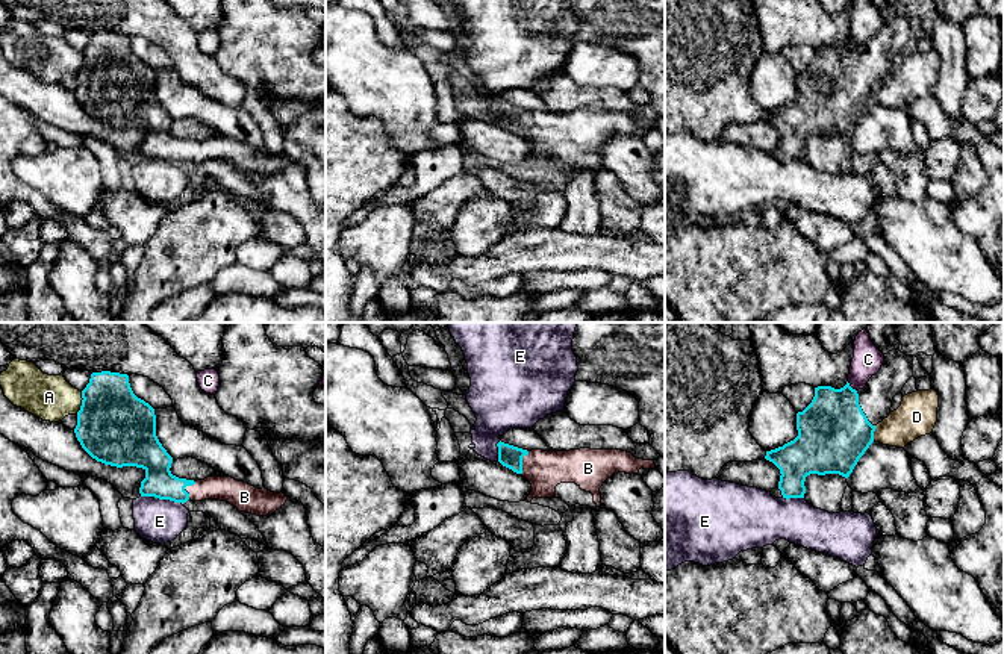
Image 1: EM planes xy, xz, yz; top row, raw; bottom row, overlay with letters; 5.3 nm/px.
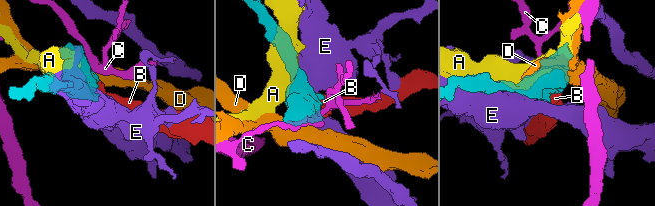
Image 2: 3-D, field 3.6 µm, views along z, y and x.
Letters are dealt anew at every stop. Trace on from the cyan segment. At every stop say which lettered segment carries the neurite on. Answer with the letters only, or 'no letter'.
B

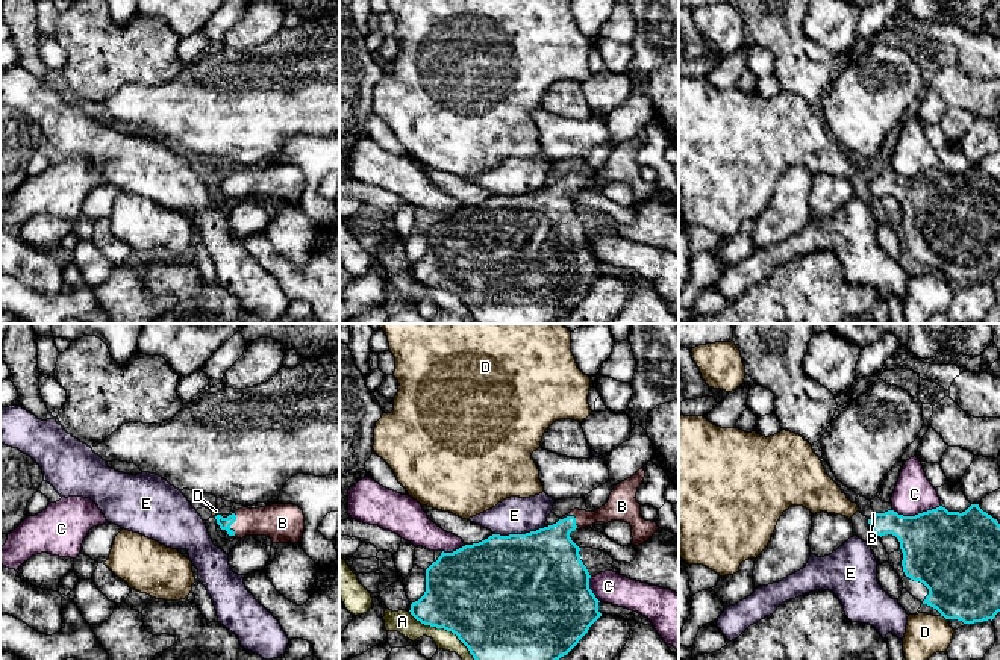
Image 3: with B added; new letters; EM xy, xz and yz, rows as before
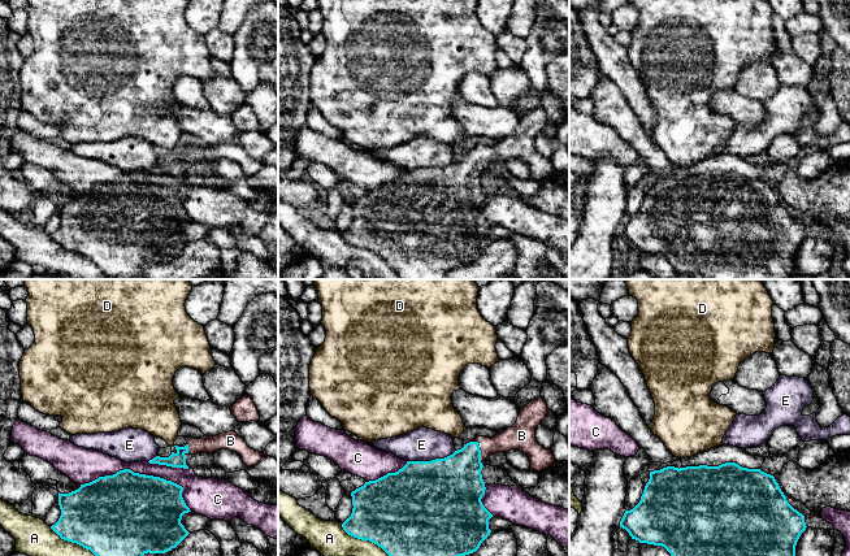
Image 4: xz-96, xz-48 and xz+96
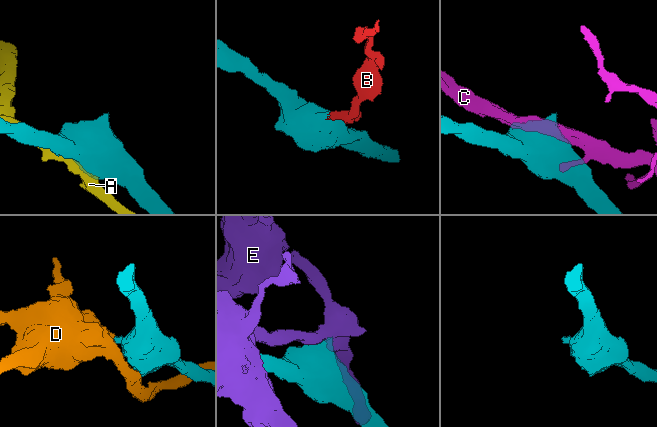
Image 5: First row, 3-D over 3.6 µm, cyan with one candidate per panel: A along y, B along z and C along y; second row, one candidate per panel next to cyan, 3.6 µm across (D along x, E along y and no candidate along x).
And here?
B

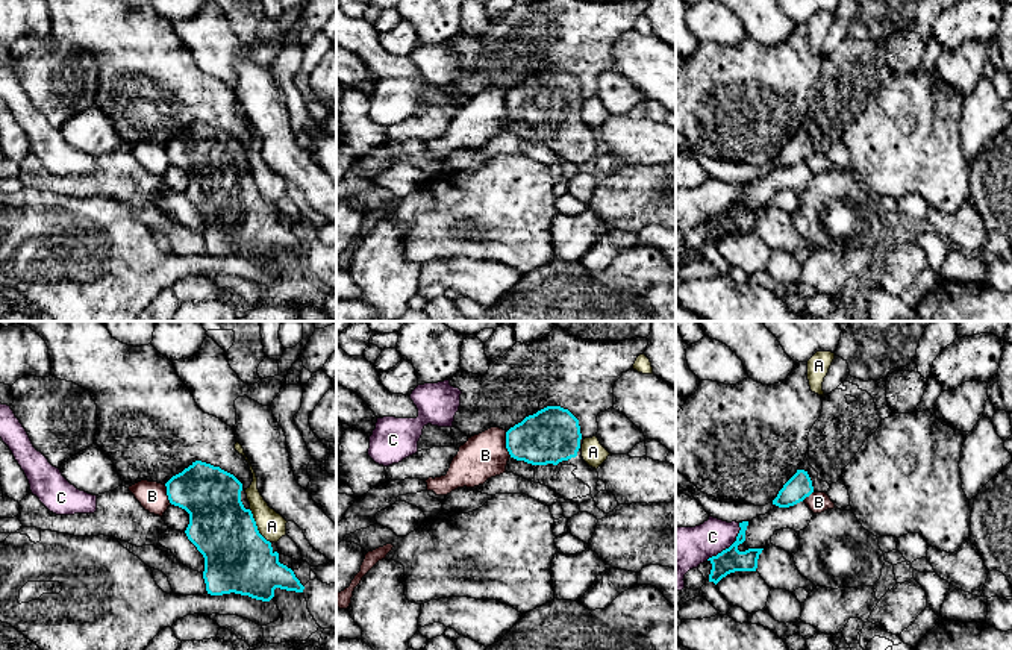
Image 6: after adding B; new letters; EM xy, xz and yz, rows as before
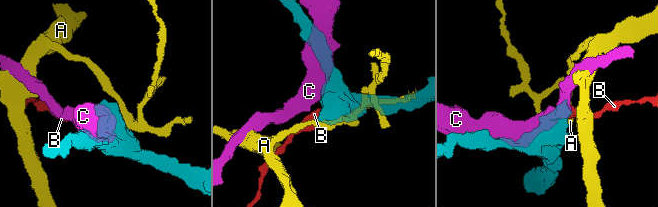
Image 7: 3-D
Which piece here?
no letter

